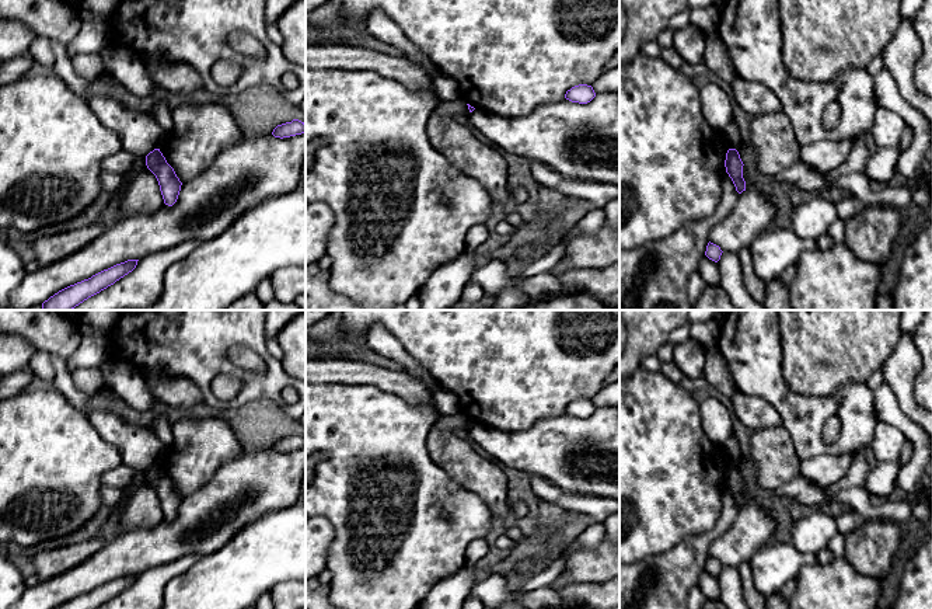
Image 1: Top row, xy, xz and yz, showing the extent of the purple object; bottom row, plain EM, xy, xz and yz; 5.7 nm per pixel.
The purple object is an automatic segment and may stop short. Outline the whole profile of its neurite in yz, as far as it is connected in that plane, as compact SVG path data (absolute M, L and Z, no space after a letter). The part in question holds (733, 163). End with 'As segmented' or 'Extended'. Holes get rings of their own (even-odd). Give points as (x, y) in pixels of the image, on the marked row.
M729 149L726 153L725 167L726 173L732 178L736 191L741 194L746 191L746 181L743 178L743 161L740 159L740 154L736 149Z. As segmented

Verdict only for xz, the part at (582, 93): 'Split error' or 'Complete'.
Complete

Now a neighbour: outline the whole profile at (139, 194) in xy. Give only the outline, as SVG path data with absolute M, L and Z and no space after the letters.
M135 156L135 163L123 174L122 185L111 194L97 225L109 227L126 218L153 213L164 205L156 175L149 168L137 166L136 159Z

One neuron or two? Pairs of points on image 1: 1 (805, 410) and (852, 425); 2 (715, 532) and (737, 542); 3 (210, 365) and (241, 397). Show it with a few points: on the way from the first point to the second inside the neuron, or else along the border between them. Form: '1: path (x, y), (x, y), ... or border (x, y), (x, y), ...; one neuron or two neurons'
1: path (821, 409), (828, 407), (841, 395), (852, 409); one neuron
2: border (740, 508), (733, 522), (711, 545), (708, 554); two neurons
3: path (223, 365), (236, 371), (245, 380), (245, 385); one neuron

